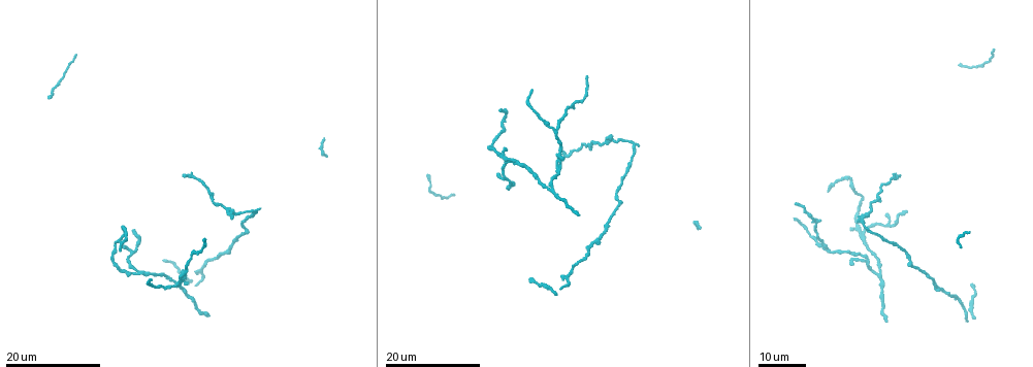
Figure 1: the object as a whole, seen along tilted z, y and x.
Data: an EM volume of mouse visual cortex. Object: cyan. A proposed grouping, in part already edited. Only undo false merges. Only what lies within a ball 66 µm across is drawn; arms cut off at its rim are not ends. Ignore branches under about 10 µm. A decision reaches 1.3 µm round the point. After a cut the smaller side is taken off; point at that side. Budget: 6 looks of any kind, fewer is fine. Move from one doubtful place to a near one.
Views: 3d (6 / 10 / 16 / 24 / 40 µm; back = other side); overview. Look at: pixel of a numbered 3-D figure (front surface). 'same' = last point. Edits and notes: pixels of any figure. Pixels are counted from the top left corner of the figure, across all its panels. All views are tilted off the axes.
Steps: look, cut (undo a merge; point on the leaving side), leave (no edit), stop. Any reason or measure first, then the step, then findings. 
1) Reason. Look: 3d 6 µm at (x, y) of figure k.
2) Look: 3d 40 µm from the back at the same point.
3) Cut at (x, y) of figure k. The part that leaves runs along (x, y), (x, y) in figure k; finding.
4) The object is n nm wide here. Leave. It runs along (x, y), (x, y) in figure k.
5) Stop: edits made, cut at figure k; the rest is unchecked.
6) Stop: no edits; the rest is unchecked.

Three-way junction. Look: 3d 24 µm at (862, 238) of figure 1.

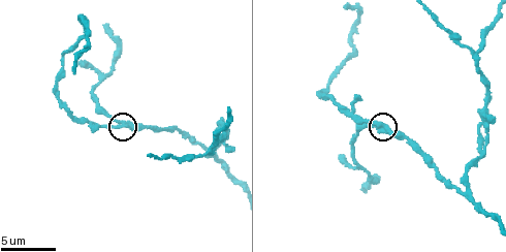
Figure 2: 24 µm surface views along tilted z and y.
Look: 3d 10 µm at (115, 126) of figure 2.

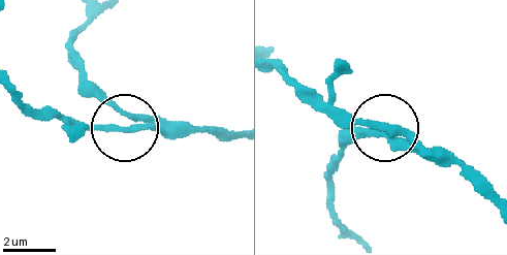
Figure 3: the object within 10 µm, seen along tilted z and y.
3 arms meet here. Leave. All the same neuron.

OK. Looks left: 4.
Sudden change in width. Look: 3d 24 µm at (587, 96) of figure 1.

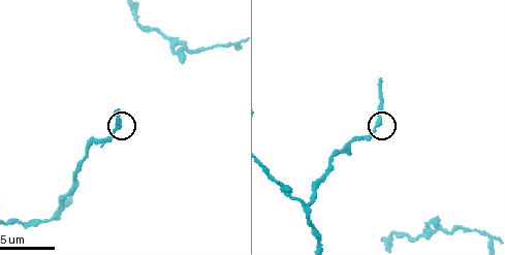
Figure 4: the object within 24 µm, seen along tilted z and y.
Look: 3d 10 µm at (377, 122) of figure 4.

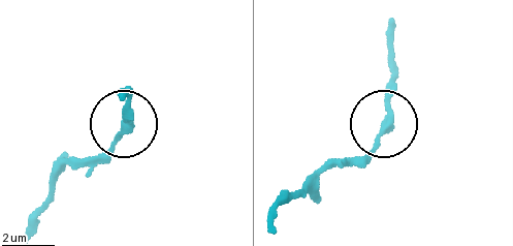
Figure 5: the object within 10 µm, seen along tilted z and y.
Leave. All the same neuron.

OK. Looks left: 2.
Look: 3d 6 µm at (186, 45) of figure 4.

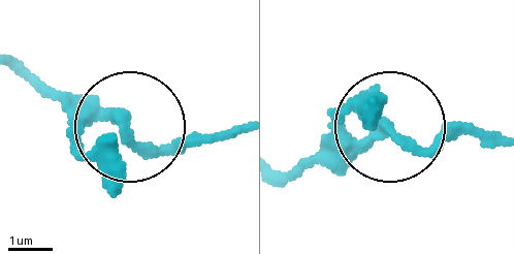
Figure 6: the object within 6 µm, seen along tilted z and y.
Leave. One neuron here.

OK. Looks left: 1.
Stop: no edits; the rest is unchecked.

